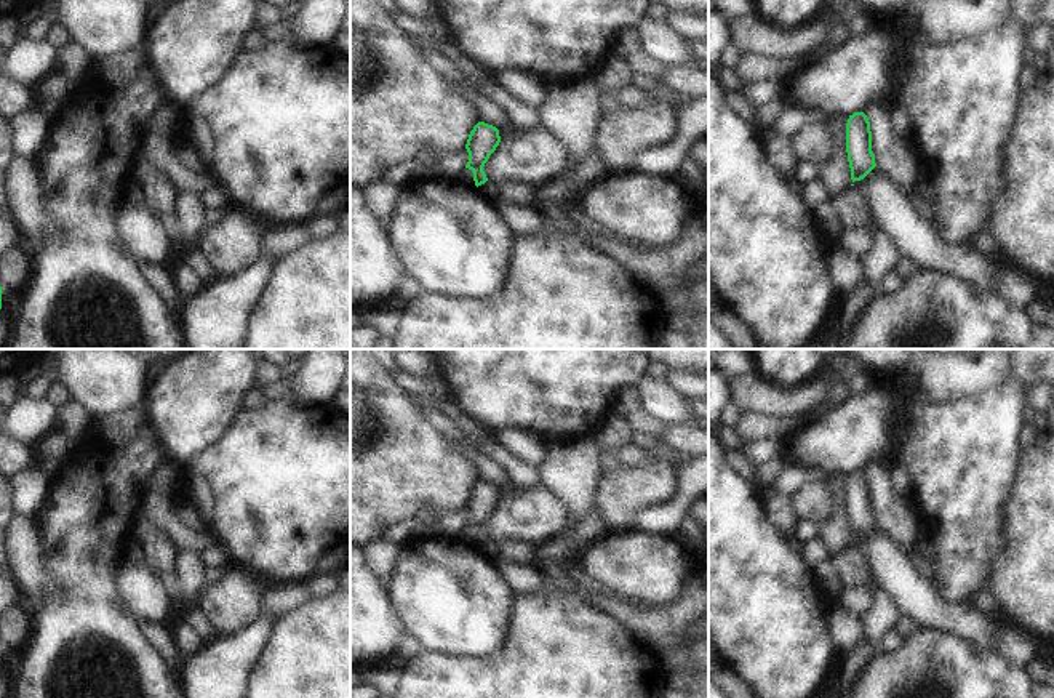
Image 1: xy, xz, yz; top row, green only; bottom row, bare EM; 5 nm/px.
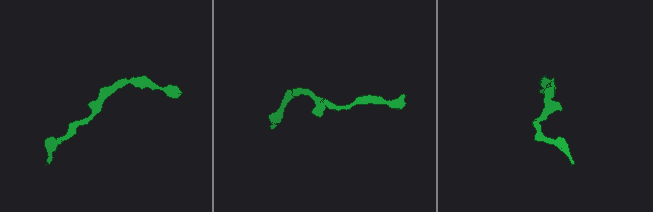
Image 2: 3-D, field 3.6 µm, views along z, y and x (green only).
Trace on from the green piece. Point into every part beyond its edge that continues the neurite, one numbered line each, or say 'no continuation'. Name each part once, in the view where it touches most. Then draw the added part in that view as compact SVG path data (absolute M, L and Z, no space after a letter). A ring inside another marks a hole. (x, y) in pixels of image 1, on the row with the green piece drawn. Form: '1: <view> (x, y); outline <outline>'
no continuation

